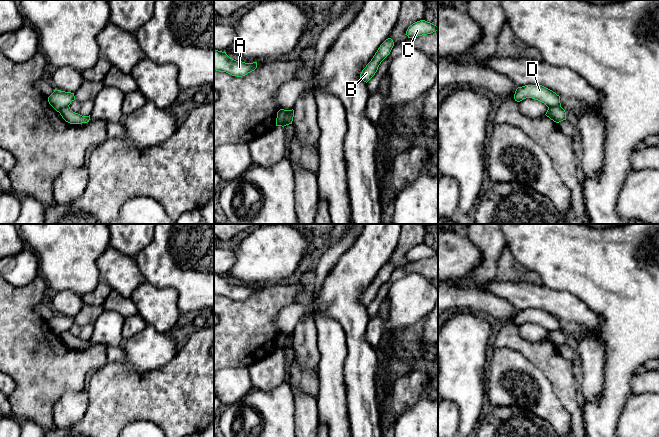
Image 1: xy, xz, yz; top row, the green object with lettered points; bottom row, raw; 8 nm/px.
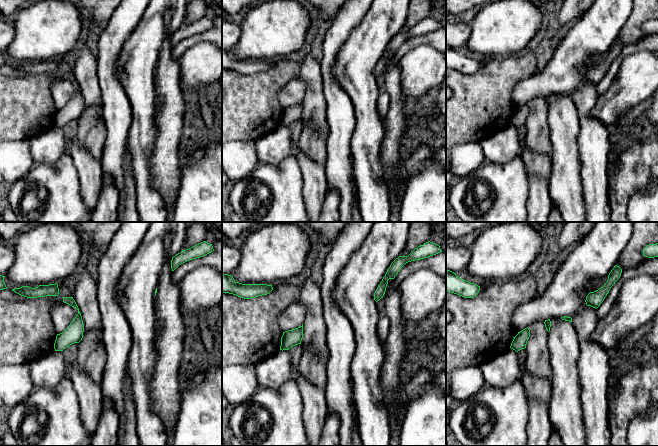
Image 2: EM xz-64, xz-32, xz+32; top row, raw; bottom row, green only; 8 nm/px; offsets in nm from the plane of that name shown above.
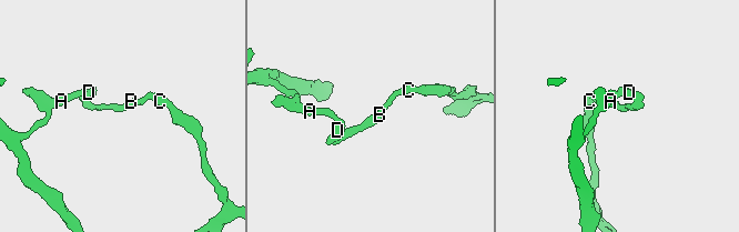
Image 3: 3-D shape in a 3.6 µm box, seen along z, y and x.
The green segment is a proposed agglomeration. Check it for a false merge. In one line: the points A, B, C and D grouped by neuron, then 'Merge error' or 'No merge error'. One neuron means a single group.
Groups: A D / B C. Merge error

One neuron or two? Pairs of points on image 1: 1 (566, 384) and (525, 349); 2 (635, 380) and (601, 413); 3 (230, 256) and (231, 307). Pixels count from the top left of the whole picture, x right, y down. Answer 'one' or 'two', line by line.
1: one
2: two
3: two

